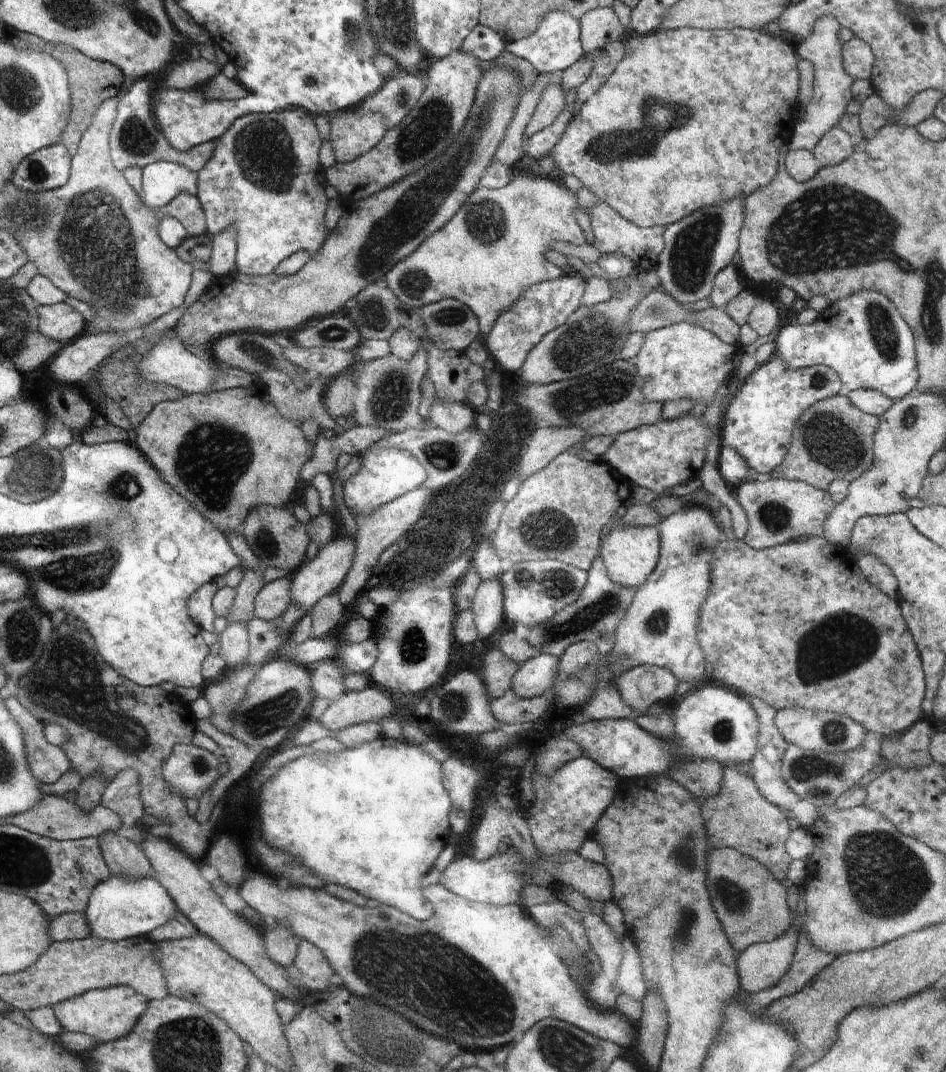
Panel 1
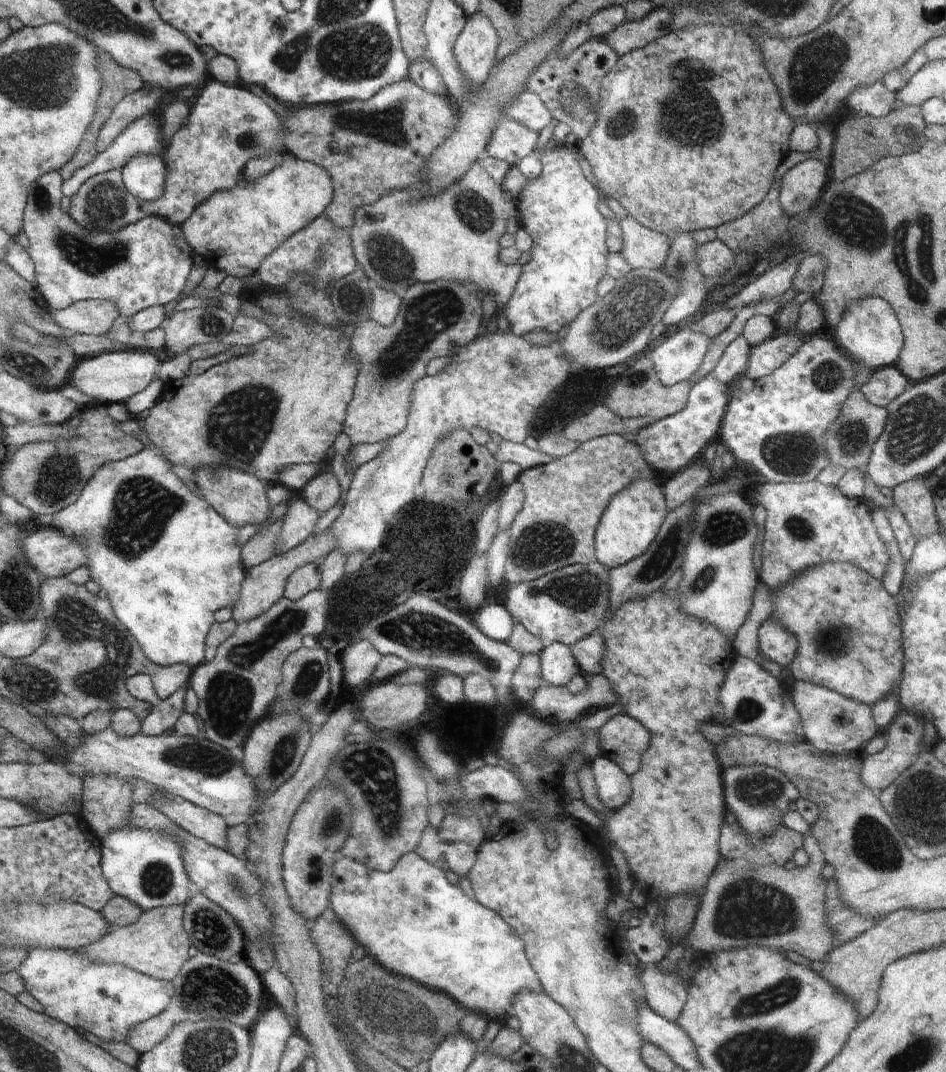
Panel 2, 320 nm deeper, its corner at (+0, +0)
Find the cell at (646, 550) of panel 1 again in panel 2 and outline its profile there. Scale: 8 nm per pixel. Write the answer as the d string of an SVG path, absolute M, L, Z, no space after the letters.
M654 470L652 477L636 477L635 481L631 480L629 485L609 500L597 524L595 532L597 561L606 568L613 569L644 554L656 538L667 511L662 486L658 484Z

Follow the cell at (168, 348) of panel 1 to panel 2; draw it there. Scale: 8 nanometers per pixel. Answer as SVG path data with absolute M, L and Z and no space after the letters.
M148 349L110 351L78 360L69 374L69 384L66 386L74 386L87 398L94 401L100 400L101 403L108 406L113 402L122 403L150 384L150 381L156 377L156 369L159 364L160 361Z

